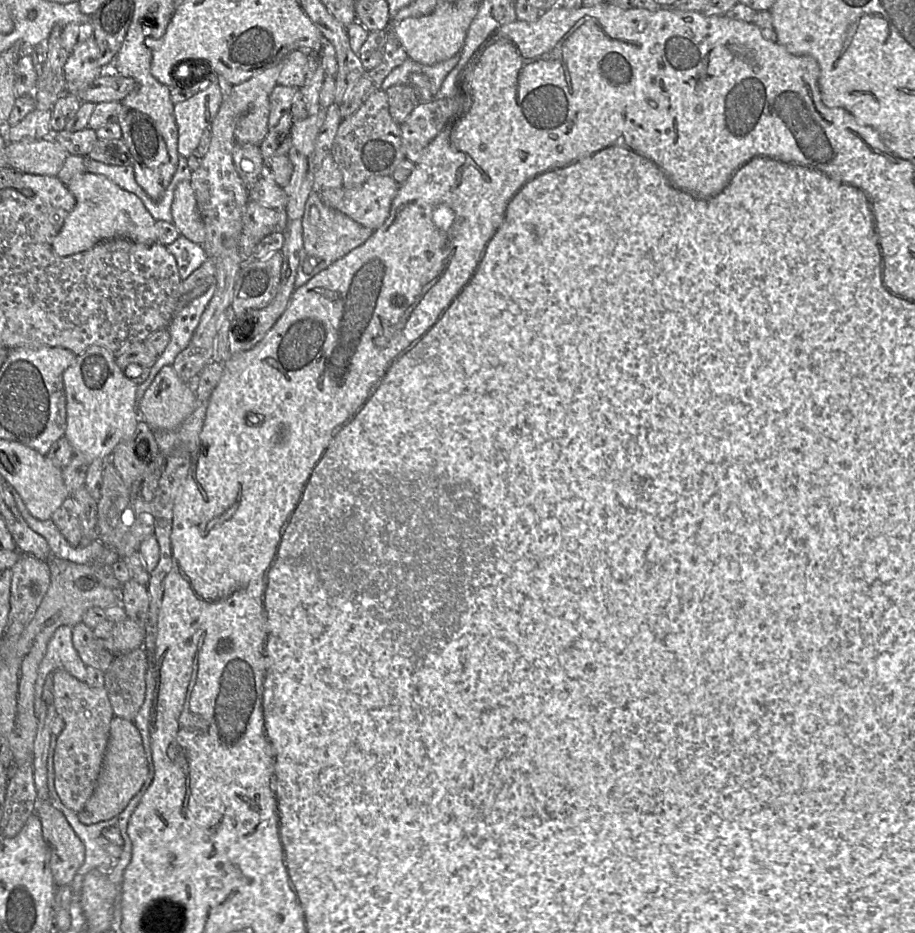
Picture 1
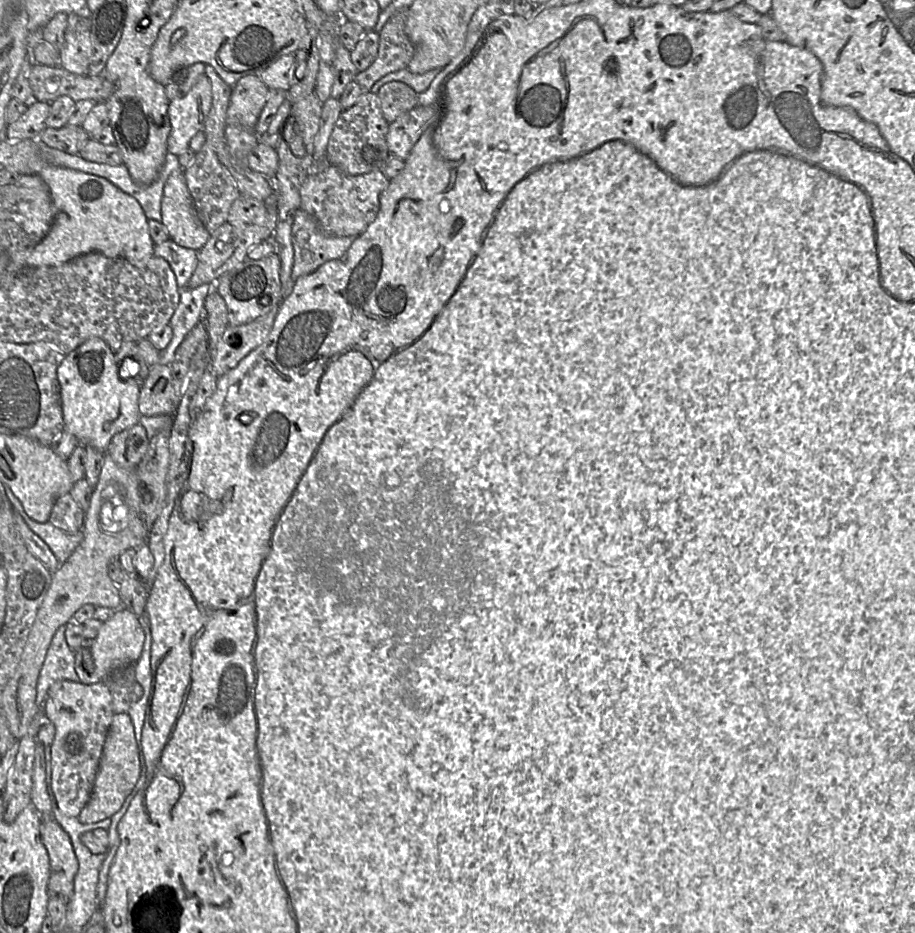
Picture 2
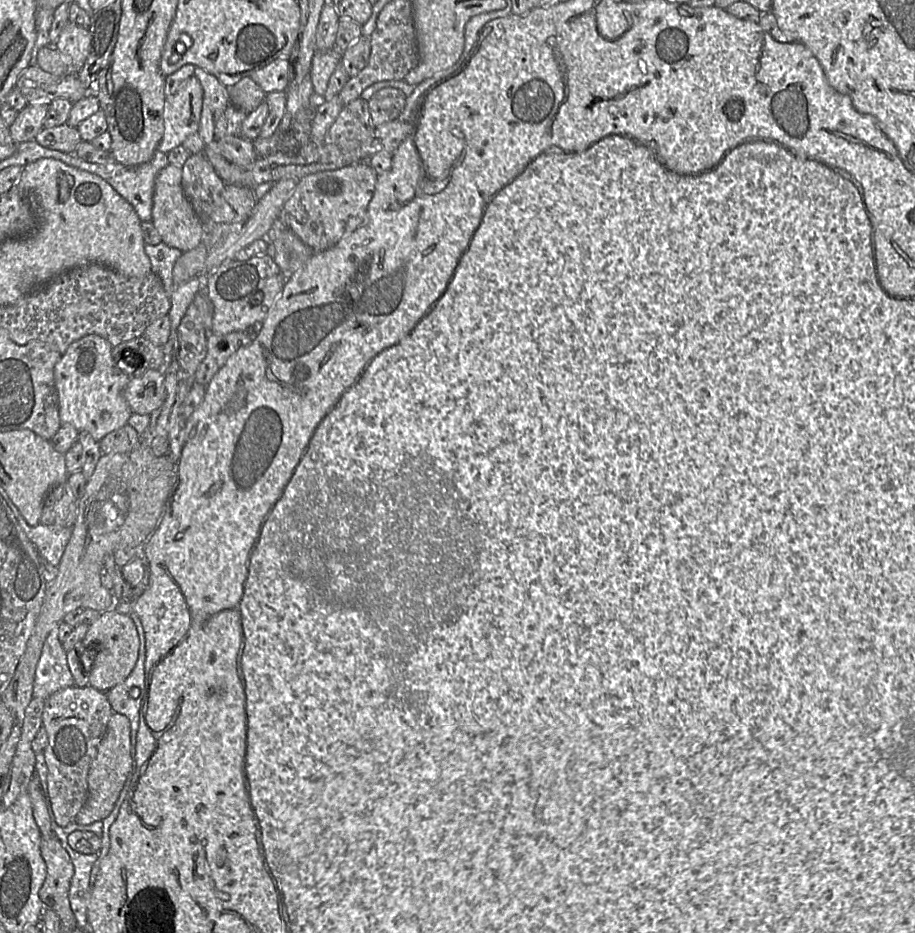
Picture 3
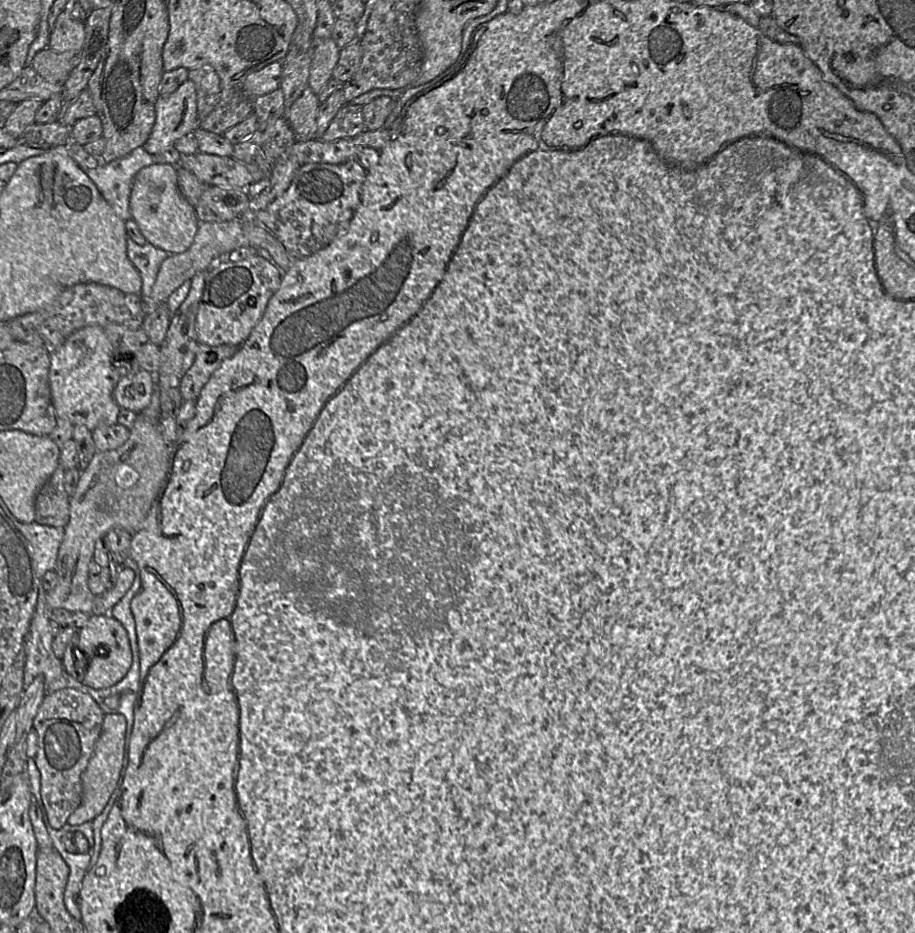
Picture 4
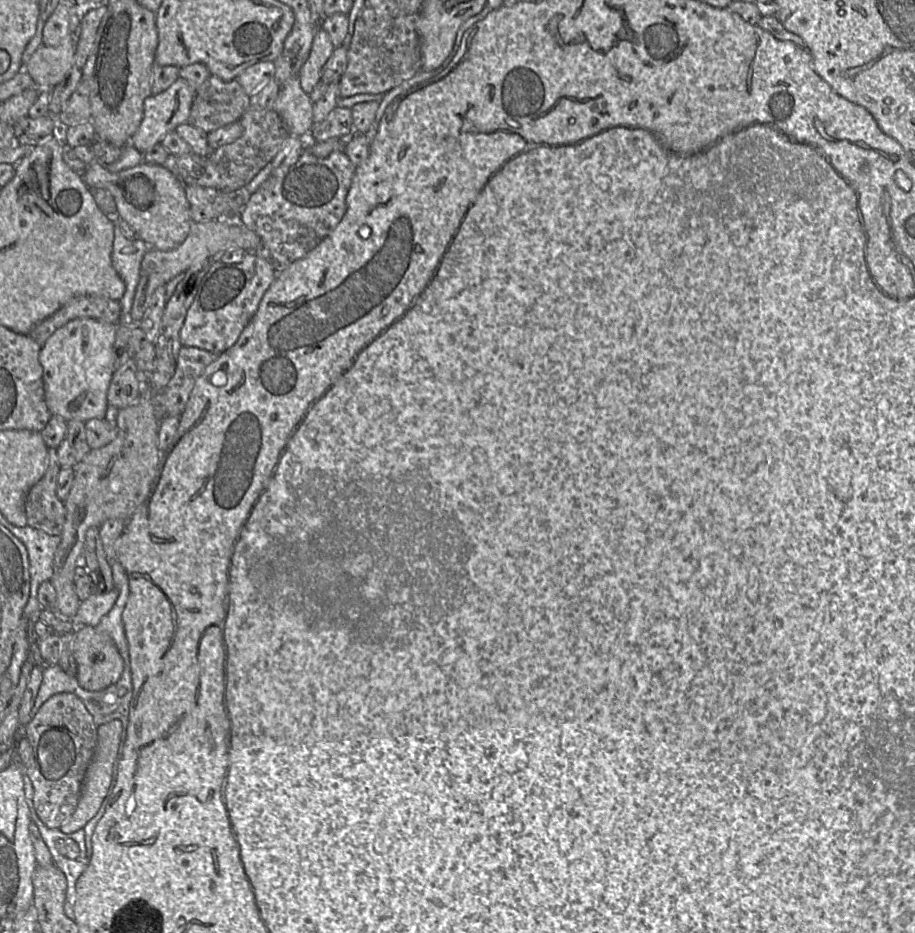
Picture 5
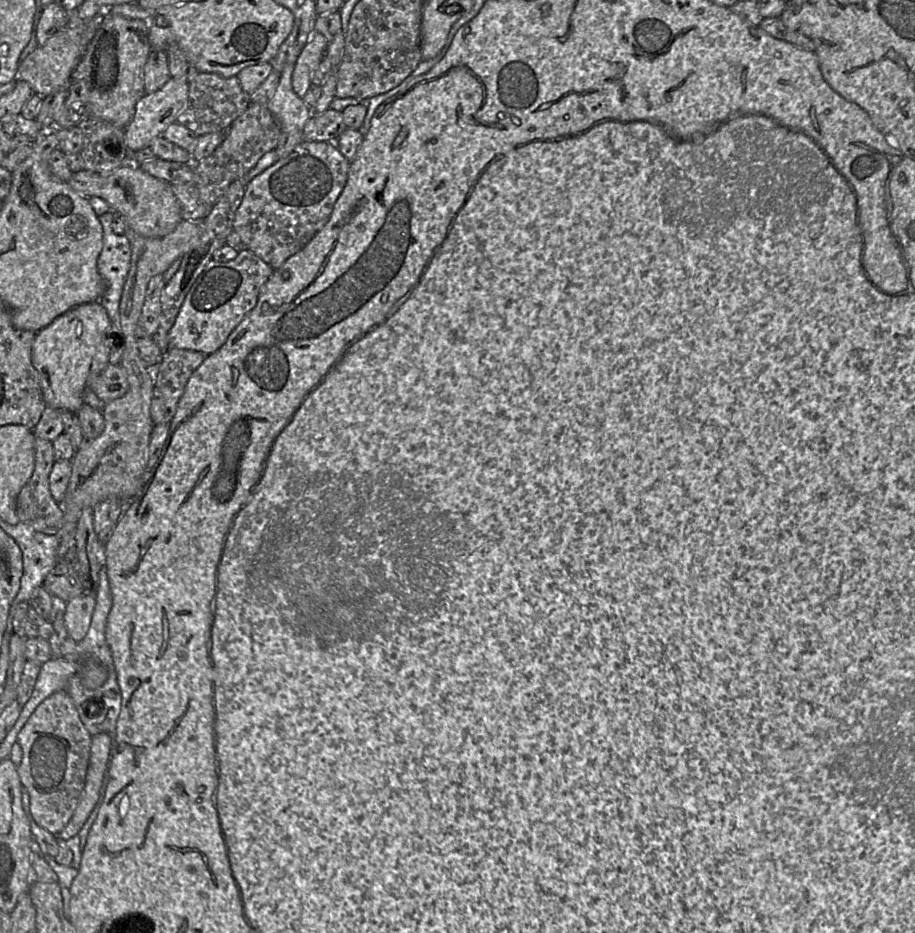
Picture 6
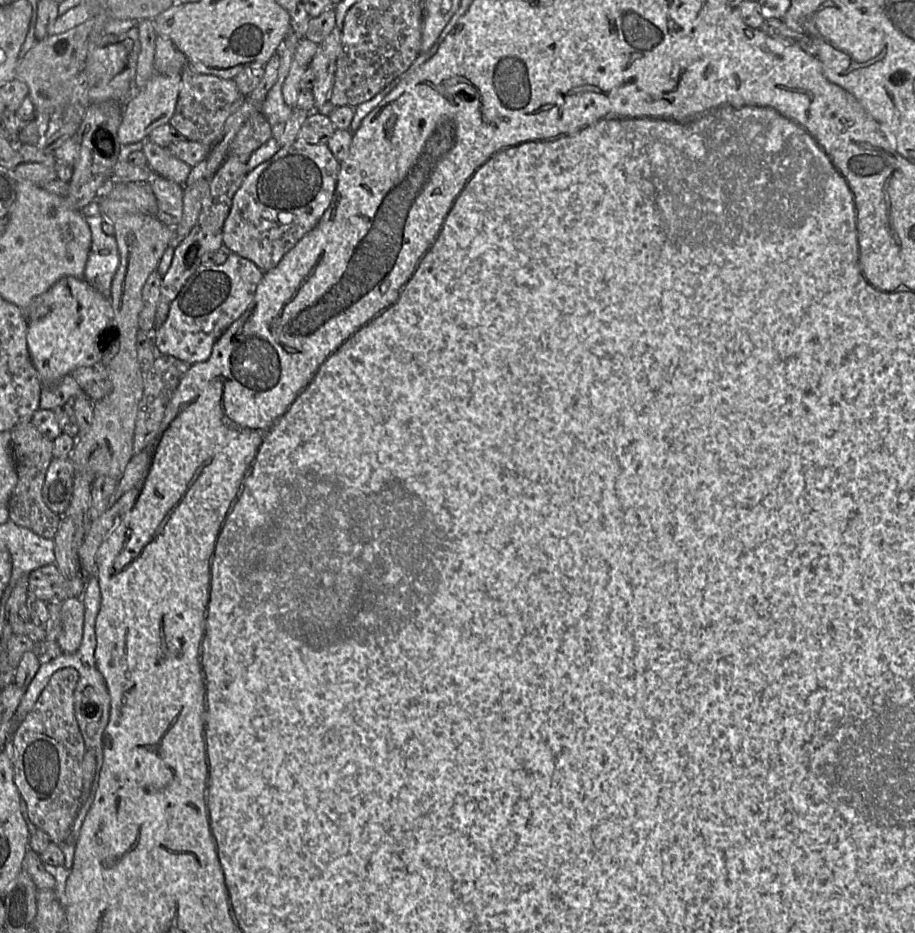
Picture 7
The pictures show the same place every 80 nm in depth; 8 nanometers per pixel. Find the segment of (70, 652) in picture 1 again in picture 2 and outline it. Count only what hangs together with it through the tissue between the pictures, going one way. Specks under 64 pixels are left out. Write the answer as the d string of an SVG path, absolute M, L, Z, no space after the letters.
M61 626L53 636L39 673L36 687L36 702L39 708L55 682L80 682L75 670L75 652L67 644L65 627Z

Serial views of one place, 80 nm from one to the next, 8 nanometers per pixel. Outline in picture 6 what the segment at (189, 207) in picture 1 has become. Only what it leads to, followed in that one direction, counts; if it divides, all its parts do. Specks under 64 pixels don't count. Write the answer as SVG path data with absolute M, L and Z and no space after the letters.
M123 165L112 172L93 172L85 169L67 181L79 194L104 199L112 212L124 219L128 227L148 238L164 237L183 221L181 206L173 193L172 184L158 179L134 165Z

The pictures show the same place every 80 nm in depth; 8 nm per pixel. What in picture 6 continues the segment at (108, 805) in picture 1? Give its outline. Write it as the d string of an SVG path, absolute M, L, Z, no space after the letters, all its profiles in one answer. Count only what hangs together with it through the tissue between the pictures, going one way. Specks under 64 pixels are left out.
M98 733L92 736L85 787L72 818L57 835L62 840L68 840L77 835L97 805L103 787L111 746L112 737L110 734Z

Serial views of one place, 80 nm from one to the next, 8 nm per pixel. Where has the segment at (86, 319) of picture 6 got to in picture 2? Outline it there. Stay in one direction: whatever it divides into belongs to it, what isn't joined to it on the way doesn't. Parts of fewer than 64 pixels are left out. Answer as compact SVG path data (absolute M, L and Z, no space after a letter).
M92 337L68 353L57 368L57 377L61 391L64 431L74 435L79 444L92 446L105 454L115 434L131 428L139 422L141 415L138 398L141 384L133 378L121 378L113 351L103 339Z

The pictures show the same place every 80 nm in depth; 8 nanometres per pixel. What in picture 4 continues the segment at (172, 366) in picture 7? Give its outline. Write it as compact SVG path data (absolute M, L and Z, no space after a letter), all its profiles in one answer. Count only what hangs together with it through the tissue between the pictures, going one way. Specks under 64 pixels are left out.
M227 344L218 346L197 345L195 360L179 385L183 401L196 401L214 371L220 366L222 361L233 356L239 347Z

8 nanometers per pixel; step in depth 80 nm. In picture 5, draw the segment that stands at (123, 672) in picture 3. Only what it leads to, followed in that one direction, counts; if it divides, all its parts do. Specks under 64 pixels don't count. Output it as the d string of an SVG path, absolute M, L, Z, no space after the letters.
M78 626L73 631L73 636L69 645L74 658L77 663L78 673L77 679L79 685L88 691L103 690L112 684L116 683L124 671L124 660L115 645L114 641L105 632L101 632L97 629L97 626Z

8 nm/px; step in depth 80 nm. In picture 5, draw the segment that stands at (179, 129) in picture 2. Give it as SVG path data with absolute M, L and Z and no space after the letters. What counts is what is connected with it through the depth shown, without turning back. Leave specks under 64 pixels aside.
M178 78L167 90L146 98L143 119L130 145L144 154L177 126L187 123L194 93L187 81Z

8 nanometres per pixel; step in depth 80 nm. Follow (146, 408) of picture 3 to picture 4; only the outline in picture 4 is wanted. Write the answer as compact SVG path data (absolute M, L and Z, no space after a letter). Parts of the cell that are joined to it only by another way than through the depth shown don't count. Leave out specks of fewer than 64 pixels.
M138 369L120 378L113 389L113 397L120 408L141 413L151 402L154 388L151 373Z

